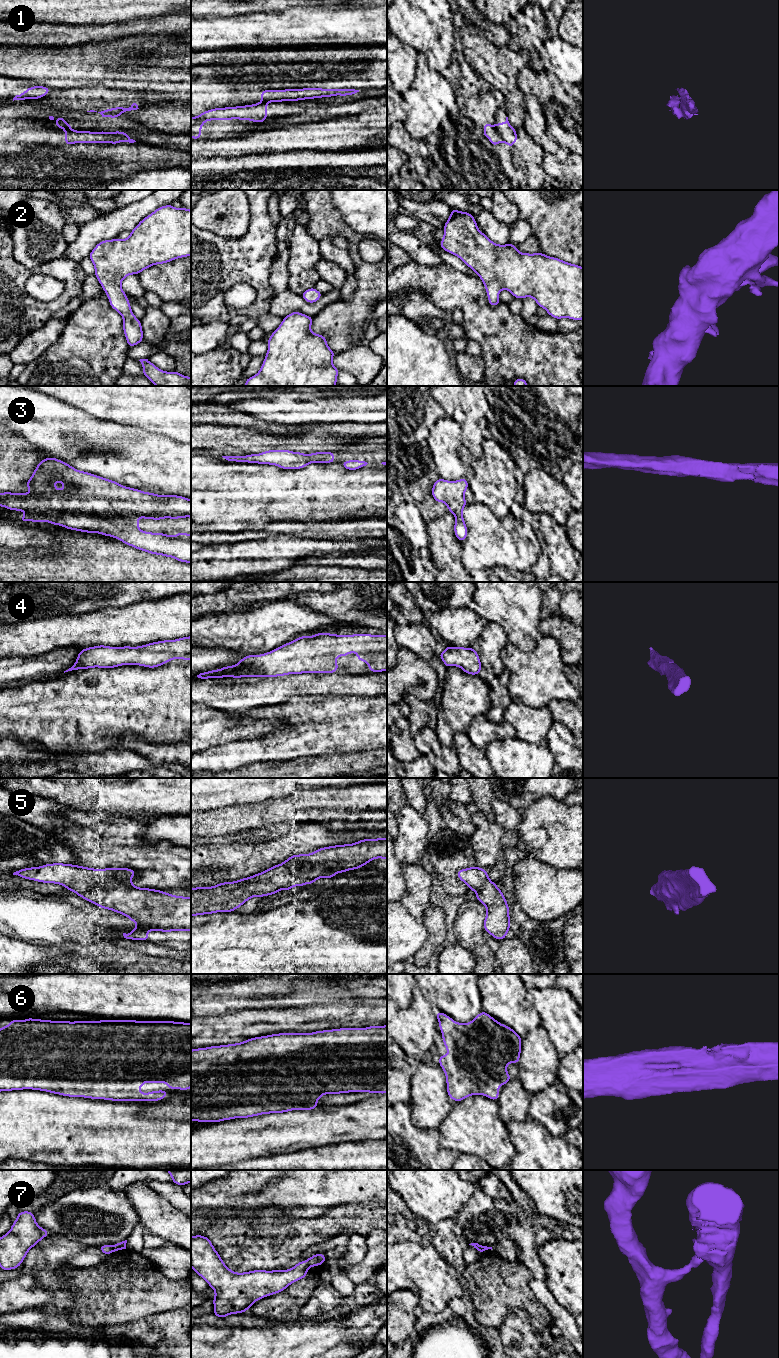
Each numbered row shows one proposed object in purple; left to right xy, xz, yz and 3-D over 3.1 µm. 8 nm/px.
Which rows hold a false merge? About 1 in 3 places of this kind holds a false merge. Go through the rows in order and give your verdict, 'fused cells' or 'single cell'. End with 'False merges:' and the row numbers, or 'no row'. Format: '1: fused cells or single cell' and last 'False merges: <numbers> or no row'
1: fused cells
2: single cell
3: single cell
4: single cell
5: single cell
6: single cell
7: fused cells
False merges: 1, 7

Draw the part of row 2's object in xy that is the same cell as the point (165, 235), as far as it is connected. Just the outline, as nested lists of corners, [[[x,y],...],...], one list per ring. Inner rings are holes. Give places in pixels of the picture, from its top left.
[[[170,205],[157,208],[141,220],[130,232],[127,239],[115,238],[99,242],[90,252],[95,273],[110,306],[123,317],[123,331],[129,348],[143,341],[141,321],[135,317],[126,293],[121,287],[123,279],[129,275],[138,275],[144,269],[156,264],[164,264],[178,258],[191,255],[191,210],[177,209]]]

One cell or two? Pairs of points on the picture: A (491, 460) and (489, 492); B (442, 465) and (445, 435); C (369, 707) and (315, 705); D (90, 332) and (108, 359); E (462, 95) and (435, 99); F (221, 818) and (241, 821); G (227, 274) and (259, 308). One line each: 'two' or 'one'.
A: one
B: one
C: one
D: one
E: two
F: one
G: one

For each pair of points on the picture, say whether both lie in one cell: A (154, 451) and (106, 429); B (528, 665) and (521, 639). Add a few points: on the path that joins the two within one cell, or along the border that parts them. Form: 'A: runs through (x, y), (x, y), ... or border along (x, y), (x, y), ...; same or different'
A: runs through (142, 451), (129, 451), (118, 441); same
B: border along (542, 636), (536, 646), (527, 652), (508, 641); different

